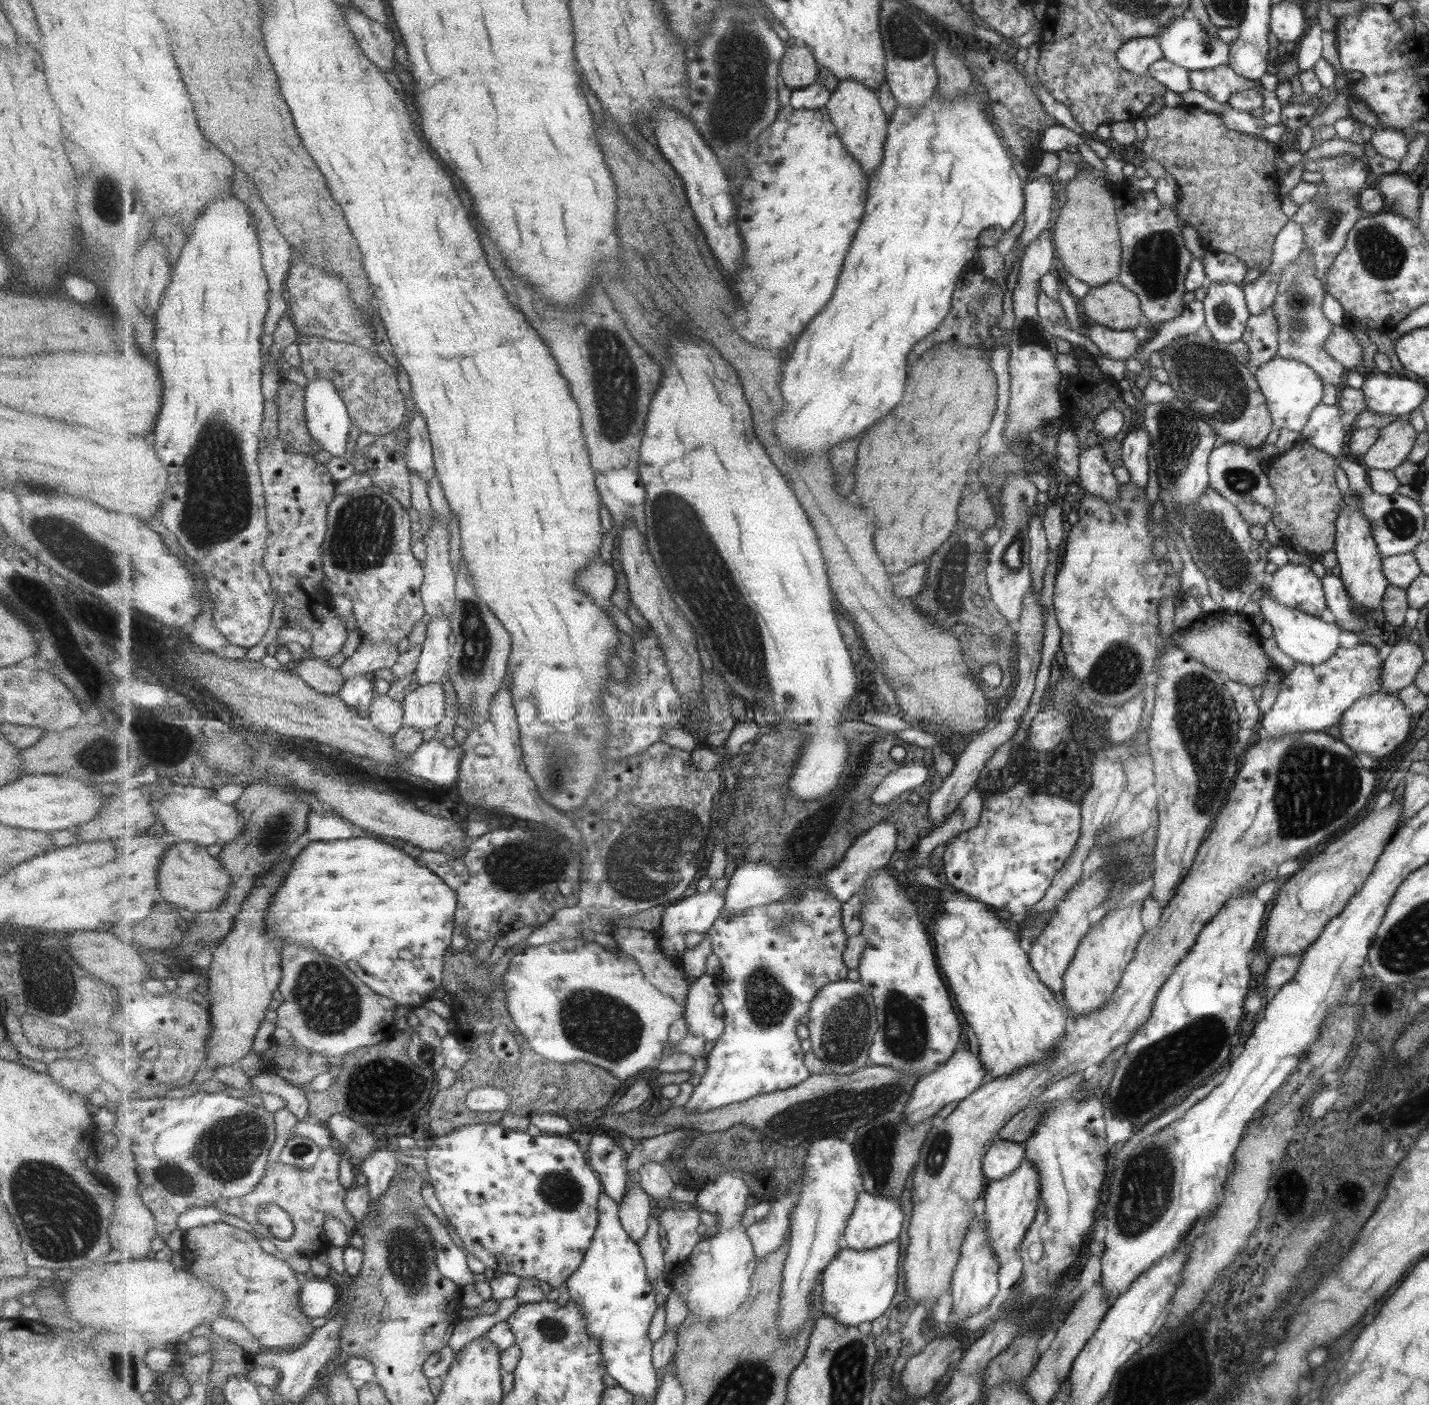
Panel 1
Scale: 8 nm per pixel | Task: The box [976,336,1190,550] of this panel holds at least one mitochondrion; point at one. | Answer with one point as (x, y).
(1035, 401)

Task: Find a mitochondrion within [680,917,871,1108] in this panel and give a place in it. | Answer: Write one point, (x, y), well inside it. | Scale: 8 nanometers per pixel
(767, 1001)

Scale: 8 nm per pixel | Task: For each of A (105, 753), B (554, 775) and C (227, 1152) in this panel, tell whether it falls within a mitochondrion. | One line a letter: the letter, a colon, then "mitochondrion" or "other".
A: mitochondrion
B: mitochondrion
C: mitochondrion

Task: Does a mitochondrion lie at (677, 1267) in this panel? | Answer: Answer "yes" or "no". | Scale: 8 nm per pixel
no

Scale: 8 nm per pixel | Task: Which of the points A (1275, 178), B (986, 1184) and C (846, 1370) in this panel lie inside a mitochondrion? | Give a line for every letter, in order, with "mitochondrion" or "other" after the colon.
A: other
B: other
C: mitochondrion

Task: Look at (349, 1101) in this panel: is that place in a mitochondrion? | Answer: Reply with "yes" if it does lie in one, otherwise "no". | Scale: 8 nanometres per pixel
yes

